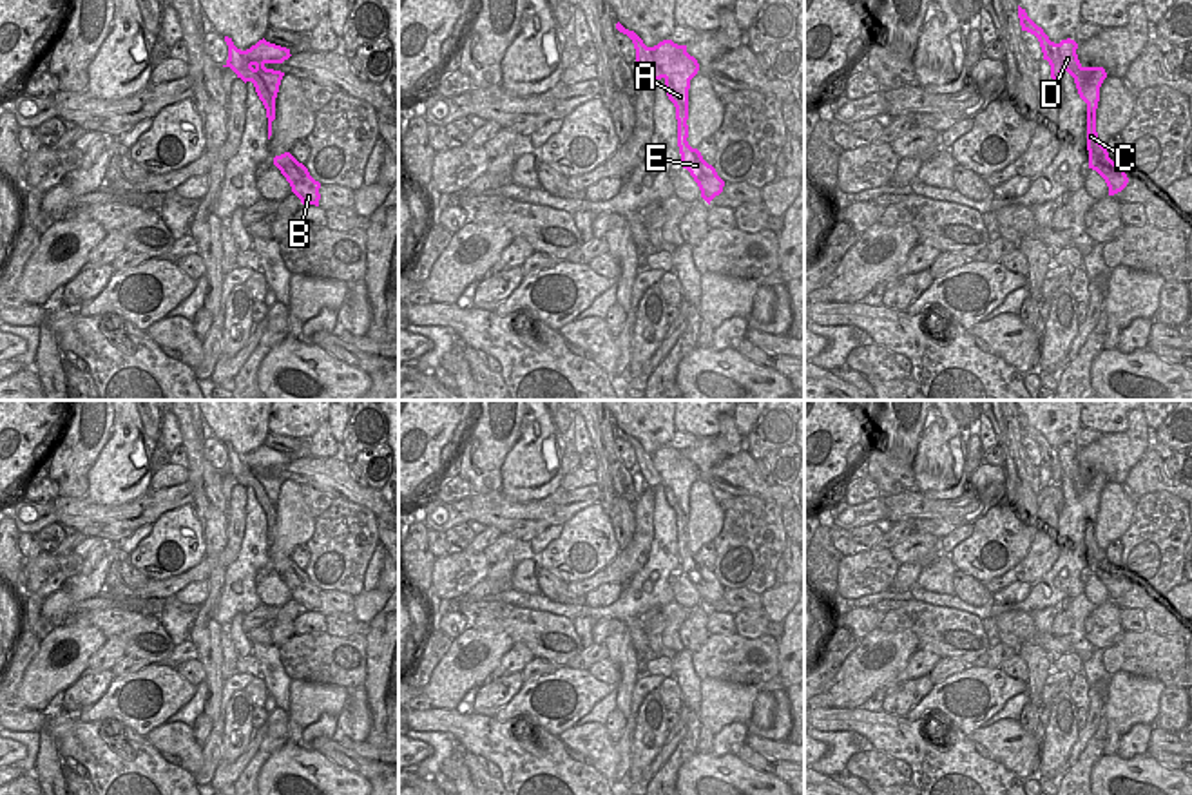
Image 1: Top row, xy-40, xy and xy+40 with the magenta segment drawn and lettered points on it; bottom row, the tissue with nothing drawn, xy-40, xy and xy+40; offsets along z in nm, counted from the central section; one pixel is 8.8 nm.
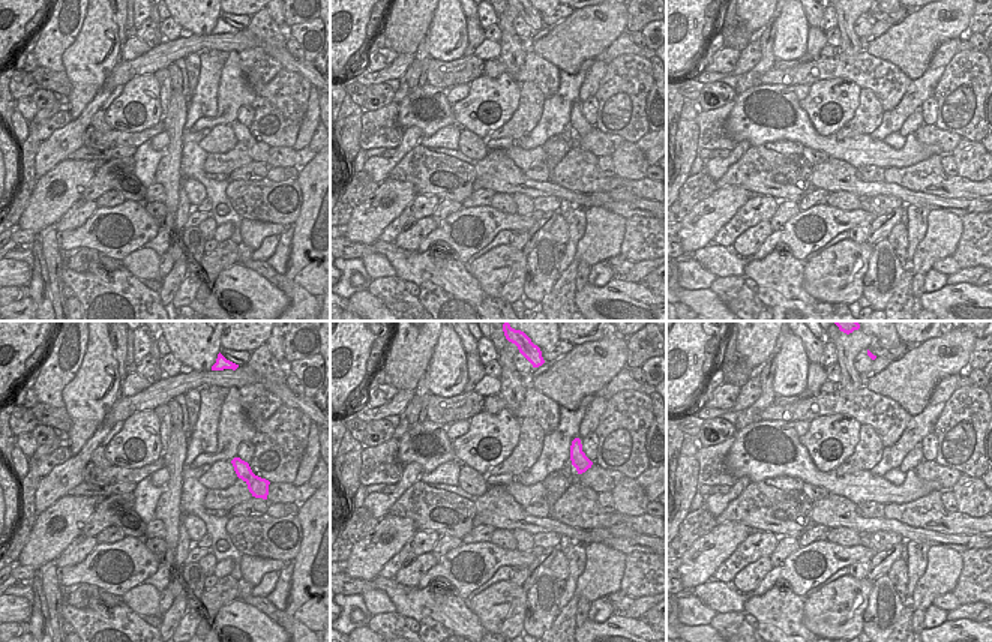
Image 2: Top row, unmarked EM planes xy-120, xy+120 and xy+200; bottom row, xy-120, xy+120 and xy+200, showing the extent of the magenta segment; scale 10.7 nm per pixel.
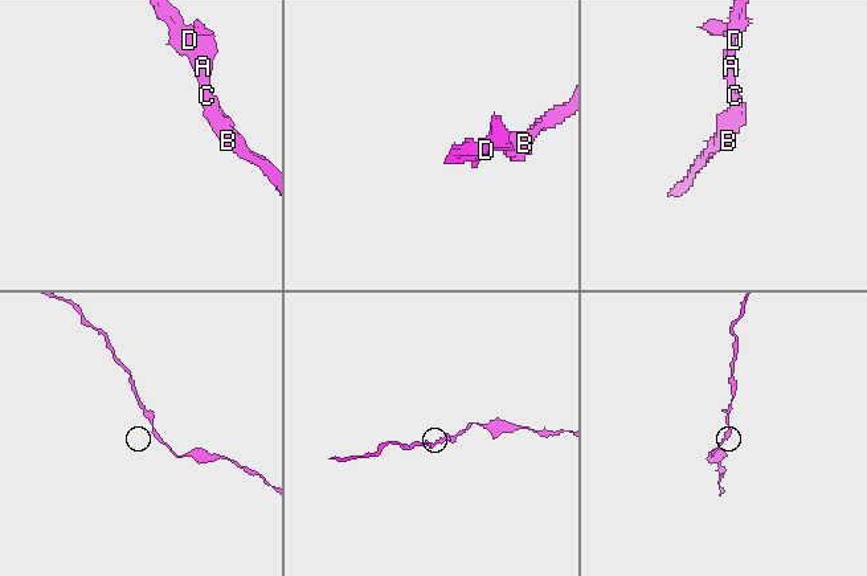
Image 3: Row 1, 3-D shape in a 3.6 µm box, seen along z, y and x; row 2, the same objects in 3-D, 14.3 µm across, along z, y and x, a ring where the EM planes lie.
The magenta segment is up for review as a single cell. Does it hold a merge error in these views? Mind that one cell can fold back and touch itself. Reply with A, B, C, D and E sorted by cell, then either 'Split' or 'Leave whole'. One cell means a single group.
Groups: A B C D E. Leave whole

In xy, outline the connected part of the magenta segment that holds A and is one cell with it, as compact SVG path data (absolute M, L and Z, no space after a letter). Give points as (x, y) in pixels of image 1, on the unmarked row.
M620 427L616 435L632 445L636 469L643 474L647 487L665 485L667 502L676 512L679 569L690 578L701 596L701 603L710 610L710 607L723 598L725 587L717 581L716 574L703 565L701 558L687 547L688 494L690 485L699 476L697 465L687 458L687 451L663 445L654 453L647 453L634 436L625 435Z

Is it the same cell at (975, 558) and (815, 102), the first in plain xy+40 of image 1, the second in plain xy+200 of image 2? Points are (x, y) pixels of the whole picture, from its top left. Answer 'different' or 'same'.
same

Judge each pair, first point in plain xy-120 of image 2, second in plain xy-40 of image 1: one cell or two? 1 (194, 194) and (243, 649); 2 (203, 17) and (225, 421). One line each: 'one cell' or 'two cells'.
1: one cell
2: one cell

